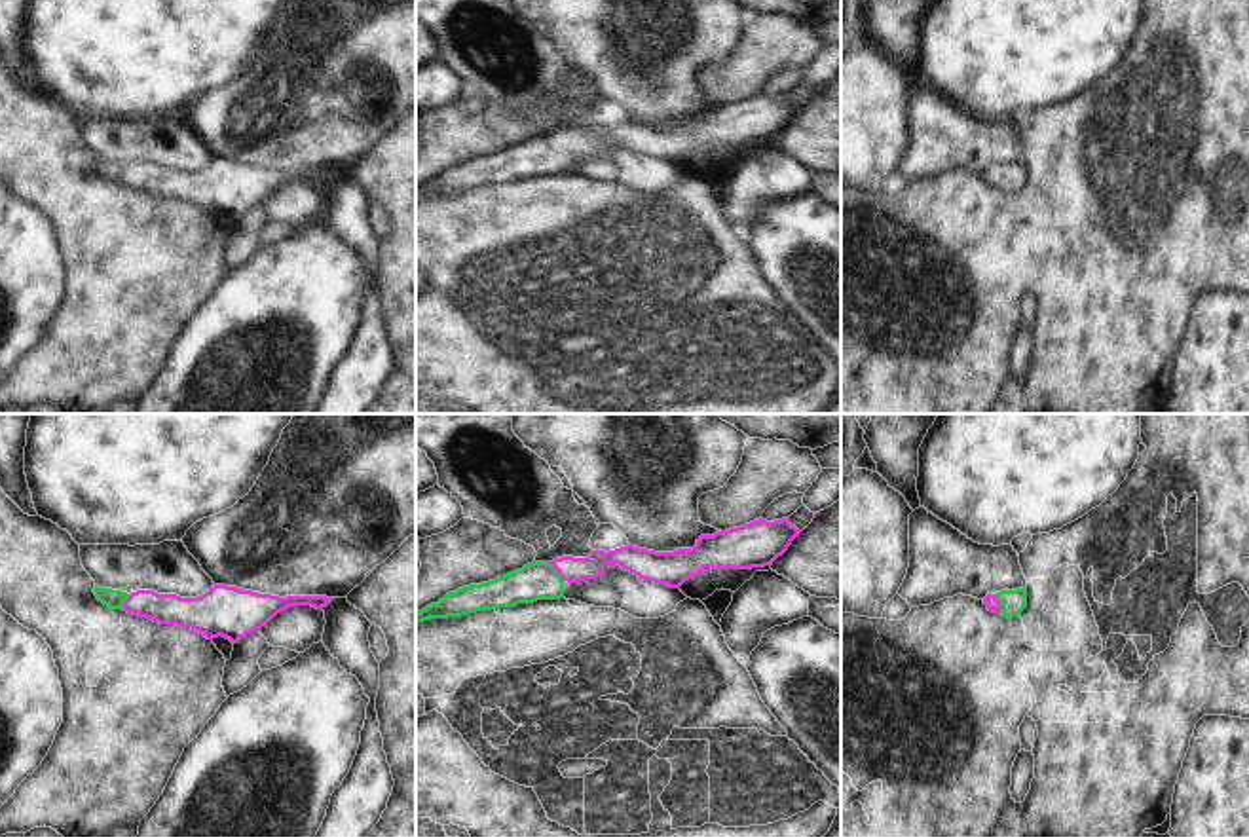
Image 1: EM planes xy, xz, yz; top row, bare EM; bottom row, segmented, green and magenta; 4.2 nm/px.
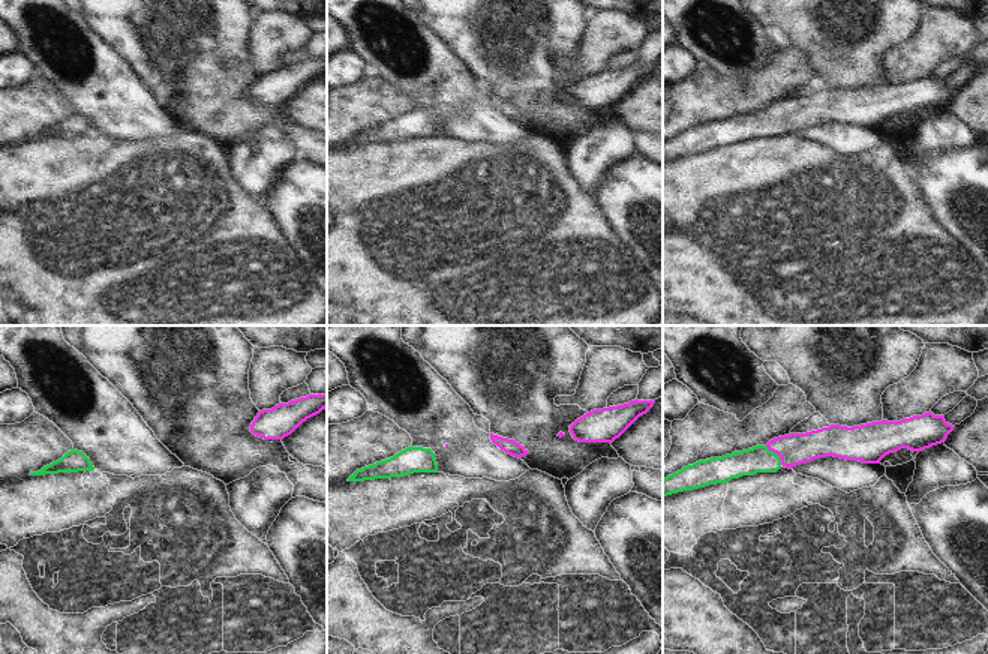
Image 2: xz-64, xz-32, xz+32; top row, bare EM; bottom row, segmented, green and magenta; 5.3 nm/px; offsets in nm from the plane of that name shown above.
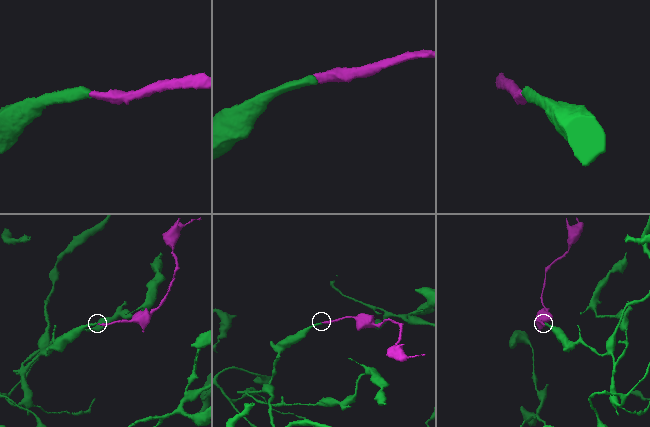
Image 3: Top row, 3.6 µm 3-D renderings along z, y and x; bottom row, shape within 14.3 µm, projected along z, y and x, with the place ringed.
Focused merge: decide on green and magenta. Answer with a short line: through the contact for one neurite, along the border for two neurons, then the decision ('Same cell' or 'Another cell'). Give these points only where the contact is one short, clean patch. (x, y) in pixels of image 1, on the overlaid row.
Line: xz (536, 581), (557, 572), (574, 570). Same cell.

